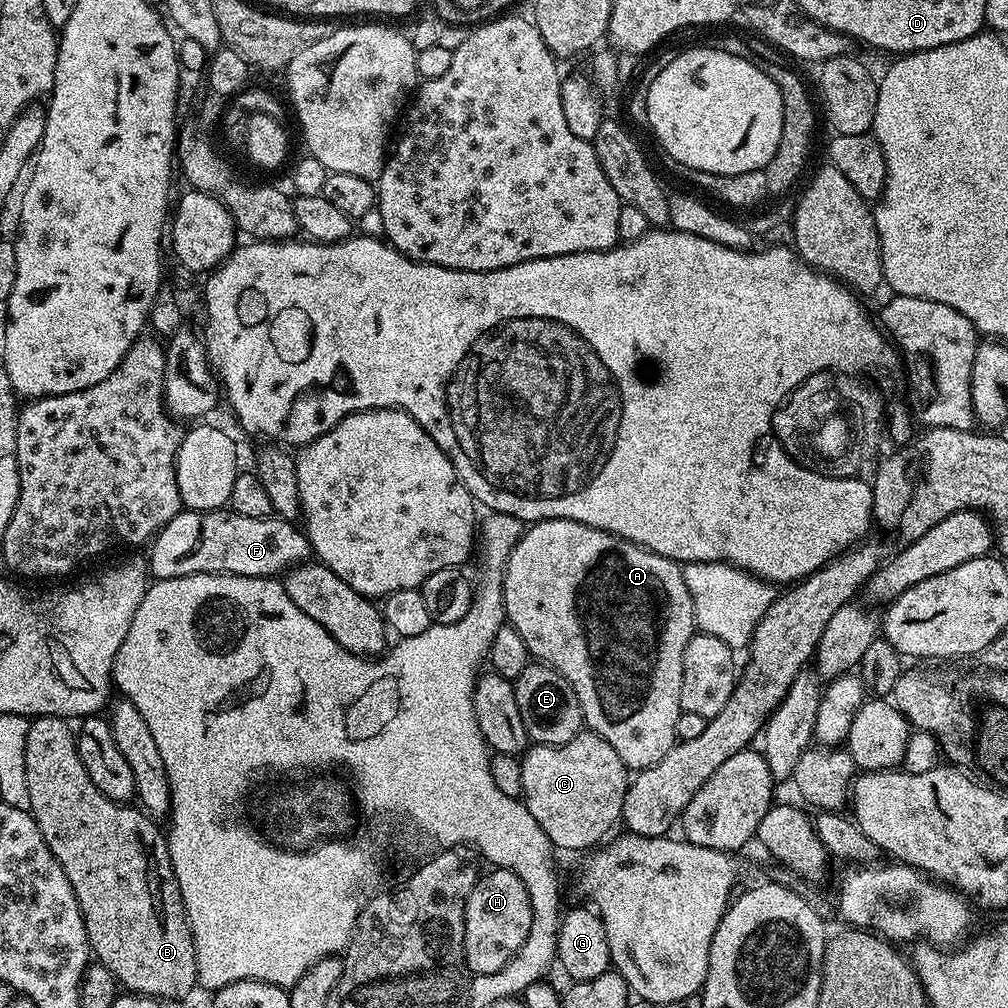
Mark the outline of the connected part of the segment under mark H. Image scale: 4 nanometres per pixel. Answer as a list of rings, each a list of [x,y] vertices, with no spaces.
[[[508,868],[488,871],[492,872],[486,873],[485,876],[483,873],[477,879],[464,911],[464,957],[472,976],[489,976],[502,970],[502,966],[511,962],[514,954],[522,950],[522,942],[526,942],[526,934],[530,934],[530,922],[532,921],[530,894],[522,878],[518,878],[518,874],[514,874]]]

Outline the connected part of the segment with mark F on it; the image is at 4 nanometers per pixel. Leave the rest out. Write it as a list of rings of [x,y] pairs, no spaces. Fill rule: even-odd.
[[[182,510],[156,533],[151,548],[150,572],[156,580],[193,576],[199,572],[276,578],[313,555],[312,543],[293,521],[246,518],[231,510]]]

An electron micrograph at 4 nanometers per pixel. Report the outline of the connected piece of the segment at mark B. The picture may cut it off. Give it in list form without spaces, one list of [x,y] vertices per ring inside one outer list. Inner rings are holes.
[[[42,716],[42,724],[35,719],[30,726],[30,734],[26,734],[26,786],[30,786],[30,811],[38,822],[38,830],[42,830],[42,838],[46,838],[46,846],[58,858],[66,878],[70,878],[70,886],[78,898],[78,906],[82,910],[82,918],[88,935],[88,945],[92,947],[92,956],[114,974],[117,985],[124,984],[129,993],[138,996],[155,996],[162,1000],[180,1000],[193,987],[197,987],[196,951],[192,945],[192,927],[188,924],[188,916],[184,913],[182,894],[178,890],[178,882],[174,878],[174,870],[168,853],[168,842],[161,825],[148,817],[147,812],[128,802],[111,800],[90,782],[90,774],[86,774],[86,766],[82,766],[82,758],[76,749],[76,736],[68,729],[69,721],[59,716]]]

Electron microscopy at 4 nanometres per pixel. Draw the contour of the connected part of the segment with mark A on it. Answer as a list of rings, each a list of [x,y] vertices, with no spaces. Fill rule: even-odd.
[[[537,520],[532,528],[523,533],[516,541],[512,552],[508,556],[508,563],[504,565],[504,615],[510,621],[511,627],[518,630],[518,634],[526,642],[529,653],[537,661],[549,664],[555,672],[560,672],[566,682],[574,690],[584,715],[585,725],[591,731],[599,734],[603,740],[614,746],[618,758],[630,770],[639,770],[654,766],[654,762],[662,762],[672,745],[677,743],[676,723],[682,711],[682,693],[684,691],[684,648],[690,637],[694,635],[694,613],[692,611],[692,596],[684,581],[681,565],[675,560],[660,556],[648,548],[641,548],[638,544],[631,544],[621,536],[614,536],[610,532],[603,532],[573,520]]]

